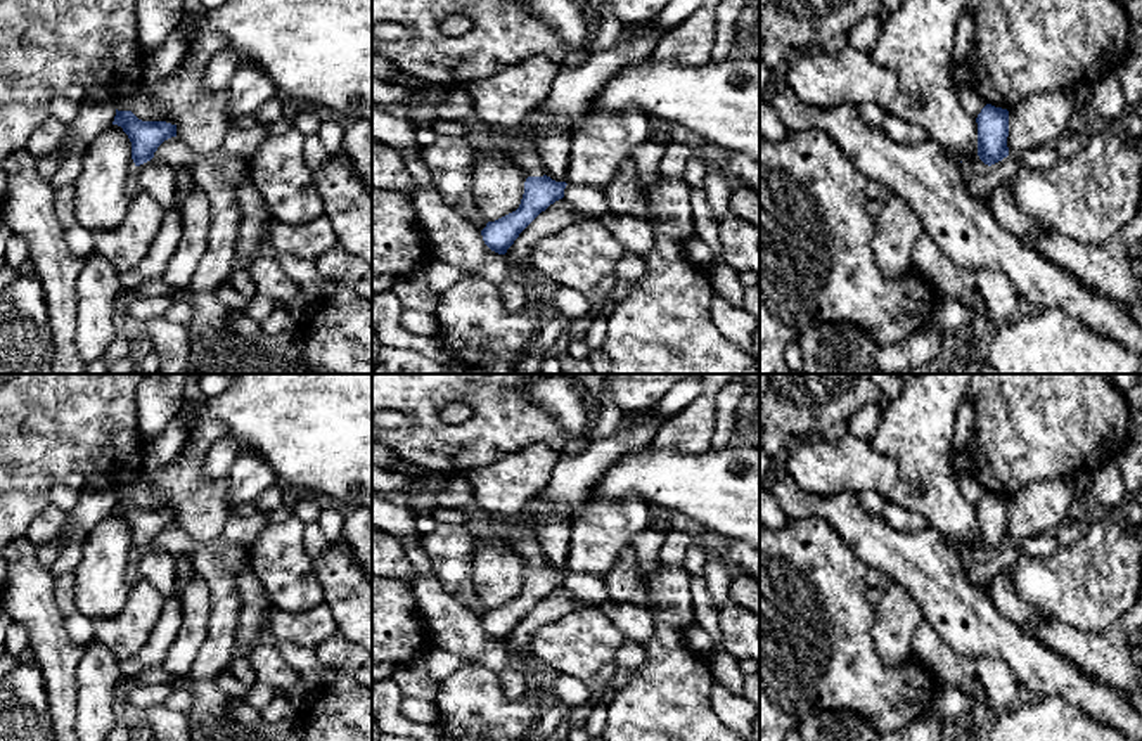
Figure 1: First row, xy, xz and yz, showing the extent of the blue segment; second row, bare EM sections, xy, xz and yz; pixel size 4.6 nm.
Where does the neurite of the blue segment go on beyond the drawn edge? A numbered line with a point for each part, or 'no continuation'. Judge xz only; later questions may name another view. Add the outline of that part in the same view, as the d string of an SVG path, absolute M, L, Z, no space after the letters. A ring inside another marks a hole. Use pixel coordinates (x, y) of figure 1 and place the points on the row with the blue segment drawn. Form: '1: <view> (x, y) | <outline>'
1: xz (504, 103) | M547 55L529 57L519 64L498 69L491 78L476 80L462 88L472 97L472 113L486 126L483 142L486 147L510 158L528 177L543 177L545 170L536 149L523 140L523 130L533 123L531 114L549 95L561 64Z

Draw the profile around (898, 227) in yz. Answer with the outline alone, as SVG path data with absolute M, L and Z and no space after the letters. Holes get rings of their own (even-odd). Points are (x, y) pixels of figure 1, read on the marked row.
M891 194L876 216L872 237L874 260L888 279L896 279L912 268L912 253L924 232L910 204L898 194Z

